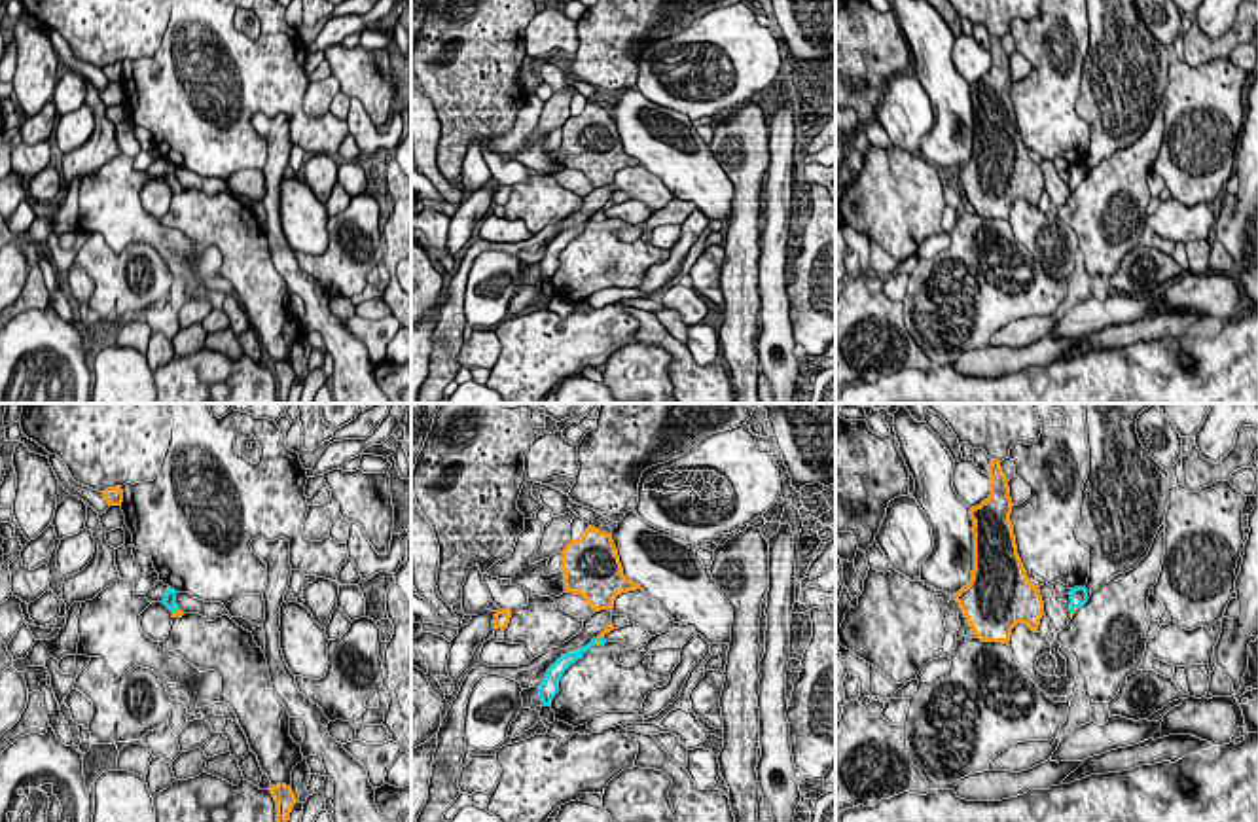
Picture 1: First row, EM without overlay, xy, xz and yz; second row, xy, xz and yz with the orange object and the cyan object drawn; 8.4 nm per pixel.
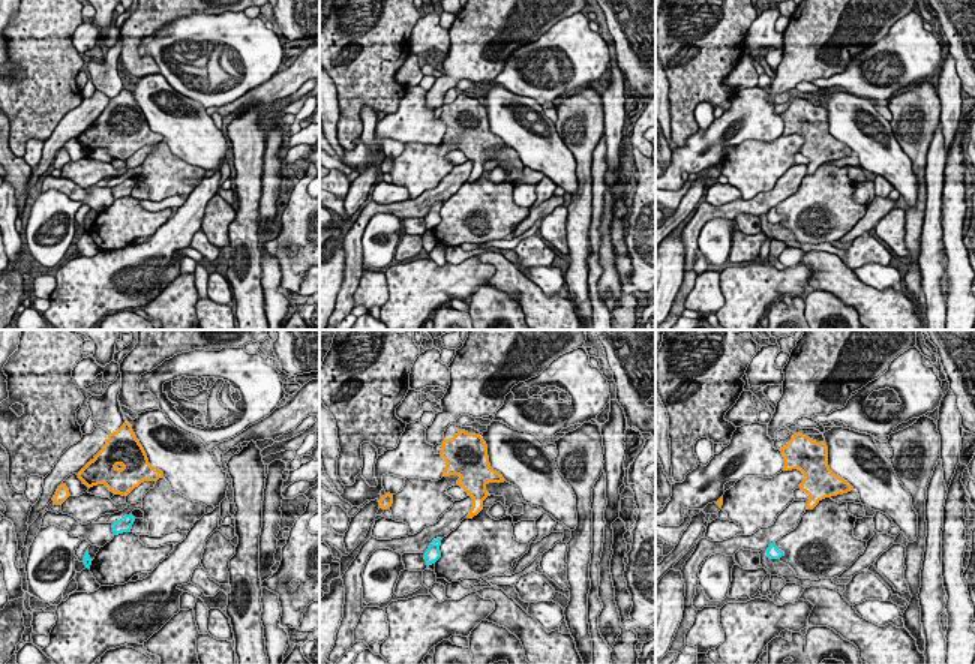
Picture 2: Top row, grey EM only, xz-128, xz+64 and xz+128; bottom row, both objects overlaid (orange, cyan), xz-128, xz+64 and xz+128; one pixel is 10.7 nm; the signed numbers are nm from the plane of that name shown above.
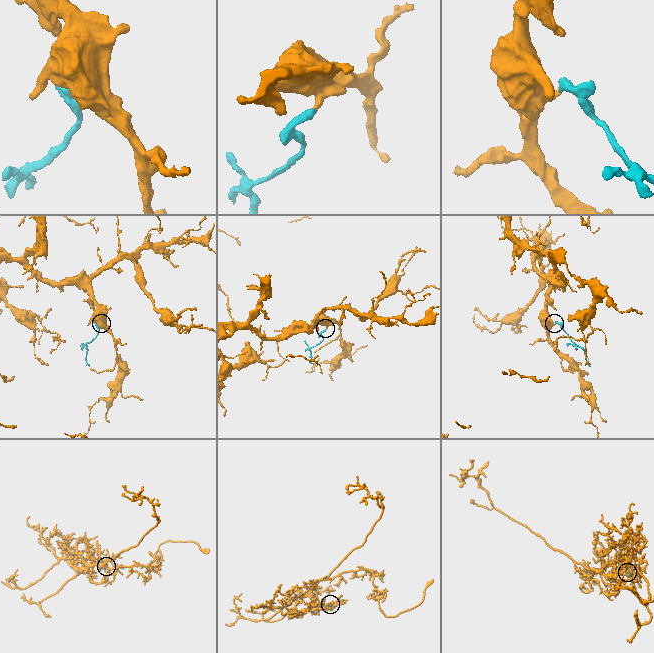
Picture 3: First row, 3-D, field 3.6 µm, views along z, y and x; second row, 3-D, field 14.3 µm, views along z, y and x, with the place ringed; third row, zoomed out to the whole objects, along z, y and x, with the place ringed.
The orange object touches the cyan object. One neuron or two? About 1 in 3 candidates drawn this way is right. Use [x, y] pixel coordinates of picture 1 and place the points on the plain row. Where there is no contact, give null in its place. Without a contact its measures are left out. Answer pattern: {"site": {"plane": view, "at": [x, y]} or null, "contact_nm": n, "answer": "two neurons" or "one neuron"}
{"site": {"plane": "xz", "at": [597, 213]}, "contact_nm": 110, "answer": "one neuron"}

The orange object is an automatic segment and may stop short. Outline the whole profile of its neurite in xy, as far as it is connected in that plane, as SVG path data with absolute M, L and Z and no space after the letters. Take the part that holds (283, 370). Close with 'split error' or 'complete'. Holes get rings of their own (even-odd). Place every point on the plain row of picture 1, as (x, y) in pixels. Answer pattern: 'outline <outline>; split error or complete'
outline M286 360L271 362L271 369L277 377L277 400L279 400L279 403L286 403L288 396L290 396L290 388L292 388L294 381L297 379L297 375L296 375L292 364Z; complete

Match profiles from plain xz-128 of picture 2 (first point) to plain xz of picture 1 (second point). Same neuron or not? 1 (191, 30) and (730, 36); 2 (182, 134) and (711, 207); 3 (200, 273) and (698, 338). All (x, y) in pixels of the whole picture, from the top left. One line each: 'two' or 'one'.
1: one
2: one
3: two

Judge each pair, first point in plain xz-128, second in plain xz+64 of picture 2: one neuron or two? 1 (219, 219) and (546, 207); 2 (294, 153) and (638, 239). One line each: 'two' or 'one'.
1: two
2: two

